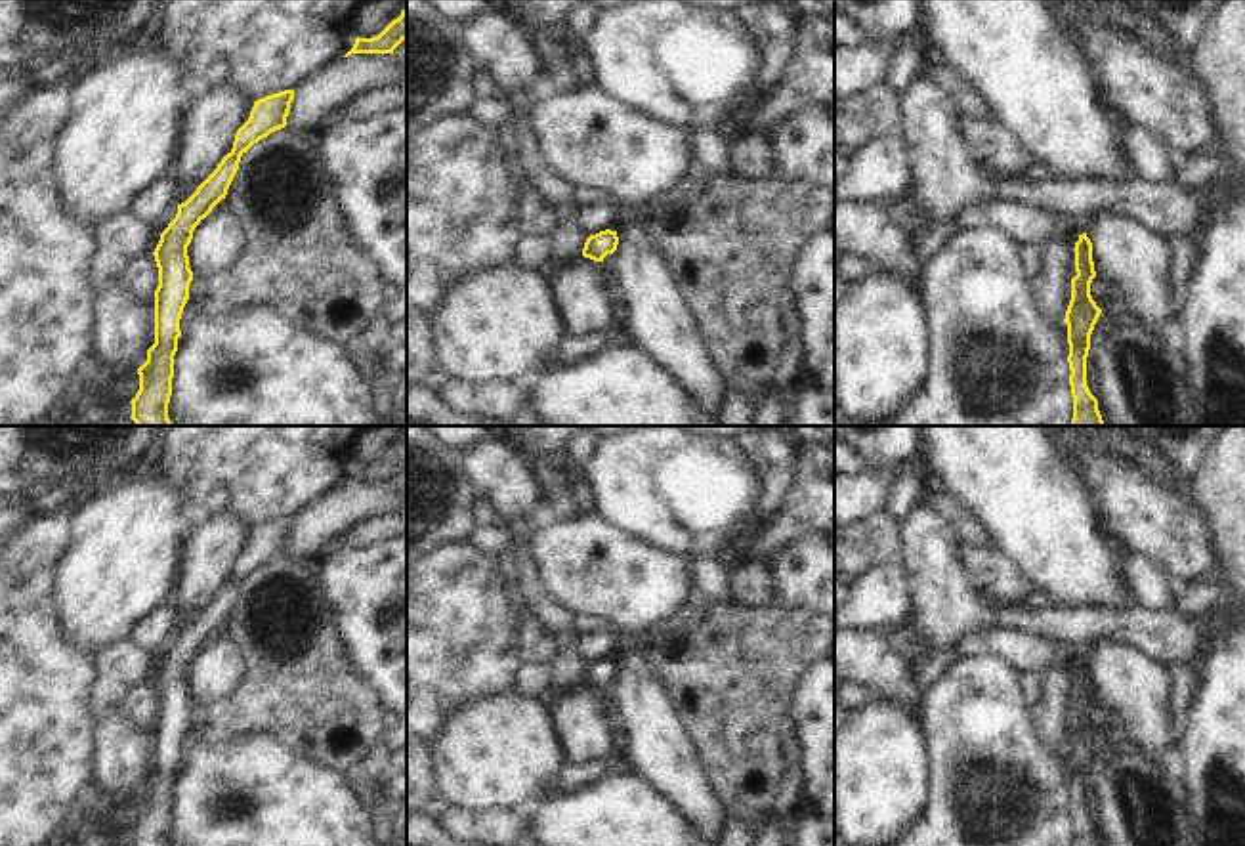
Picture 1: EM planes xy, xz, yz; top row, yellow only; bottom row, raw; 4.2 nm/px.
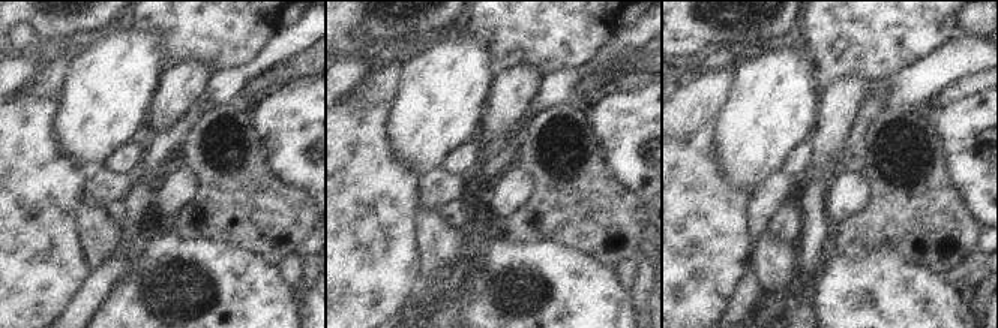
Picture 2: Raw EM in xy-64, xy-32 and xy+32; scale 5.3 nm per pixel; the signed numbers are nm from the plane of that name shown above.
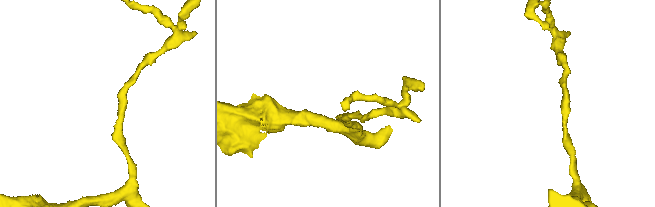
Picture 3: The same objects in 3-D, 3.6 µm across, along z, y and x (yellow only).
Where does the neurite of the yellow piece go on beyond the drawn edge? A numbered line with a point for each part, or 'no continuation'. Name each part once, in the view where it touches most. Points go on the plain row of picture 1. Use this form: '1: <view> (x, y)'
no continuation

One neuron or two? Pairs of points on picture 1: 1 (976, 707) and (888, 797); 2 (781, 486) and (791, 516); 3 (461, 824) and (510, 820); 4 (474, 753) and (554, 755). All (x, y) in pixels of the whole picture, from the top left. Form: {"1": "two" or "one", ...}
{"1": "two", "2": "two", "3": "one", "4": "one"}

